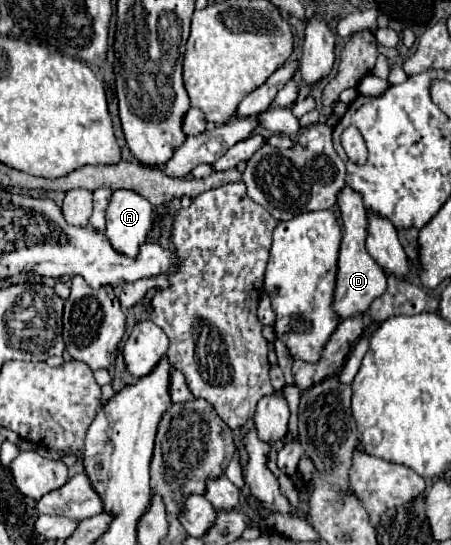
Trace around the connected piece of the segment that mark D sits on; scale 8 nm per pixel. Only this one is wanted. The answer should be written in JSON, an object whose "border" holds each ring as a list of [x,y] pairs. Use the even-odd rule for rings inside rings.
{"border":[[[344,185],[338,193],[338,207],[340,217],[344,225],[344,239],[340,247],[340,259],[338,259],[338,279],[336,279],[336,295],[334,295],[334,311],[340,315],[340,319],[346,319],[350,315],[366,313],[370,303],[386,291],[386,275],[378,267],[378,263],[368,255],[366,251],[366,229],[368,229],[368,215],[362,201],[362,195],[354,191],[352,187]]]}

